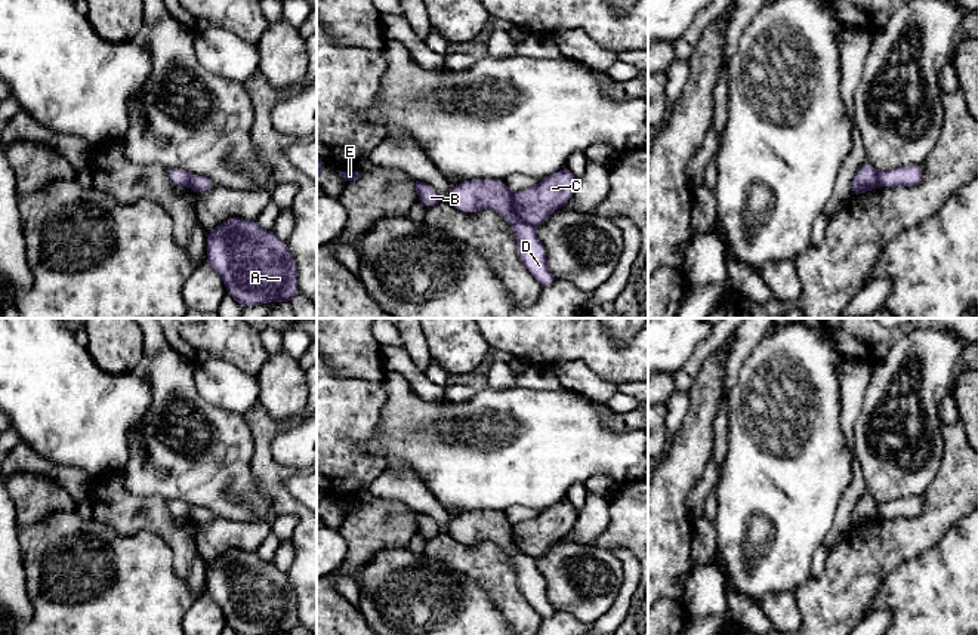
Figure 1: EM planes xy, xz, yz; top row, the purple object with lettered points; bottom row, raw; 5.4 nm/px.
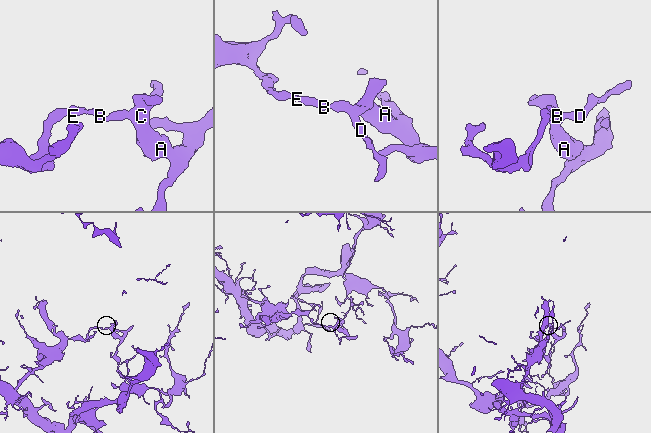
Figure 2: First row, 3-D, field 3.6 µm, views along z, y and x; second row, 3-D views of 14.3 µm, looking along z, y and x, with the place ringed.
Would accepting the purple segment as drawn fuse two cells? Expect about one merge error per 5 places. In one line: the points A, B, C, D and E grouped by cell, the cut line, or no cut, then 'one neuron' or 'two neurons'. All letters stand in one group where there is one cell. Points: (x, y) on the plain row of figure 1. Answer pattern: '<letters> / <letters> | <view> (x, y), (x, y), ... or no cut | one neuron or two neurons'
A C / B D E | xz (511, 526), (514, 542), (534, 558) | two neurons

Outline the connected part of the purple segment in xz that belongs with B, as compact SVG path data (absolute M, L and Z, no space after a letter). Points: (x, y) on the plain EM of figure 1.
M469 511L454 517L444 530L429 515L416 512L417 531L428 540L444 531L465 545L482 540L494 542L512 558L516 568L516 583L528 604L540 614L542 620L555 614L555 607L547 598L546 579L536 564L536 558L524 554L515 543L512 524L505 512Z

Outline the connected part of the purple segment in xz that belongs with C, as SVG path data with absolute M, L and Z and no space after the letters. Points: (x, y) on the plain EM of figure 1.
M564 499L539 515L512 525L515 543L524 554L536 558L571 531L577 515L577 508Z

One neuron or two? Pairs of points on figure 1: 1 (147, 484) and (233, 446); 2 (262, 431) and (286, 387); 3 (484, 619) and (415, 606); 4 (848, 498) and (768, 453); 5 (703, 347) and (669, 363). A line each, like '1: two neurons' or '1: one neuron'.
1: one neuron
2: two neurons
3: one neuron
4: two neurons
5: two neurons

